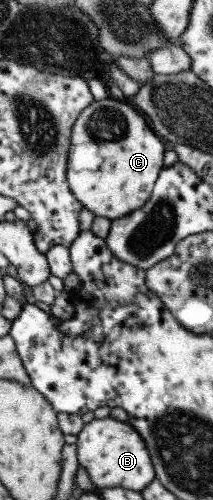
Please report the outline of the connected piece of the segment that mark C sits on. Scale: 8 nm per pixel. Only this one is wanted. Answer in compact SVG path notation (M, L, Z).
M110 97L93 101L73 123L70 142L66 178L71 193L80 200L84 208L96 216L115 220L145 206L163 168L165 144L147 126L145 116L139 114L137 108L127 101L122 102Z

